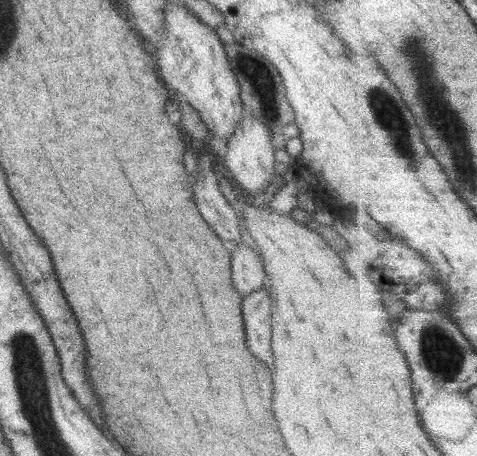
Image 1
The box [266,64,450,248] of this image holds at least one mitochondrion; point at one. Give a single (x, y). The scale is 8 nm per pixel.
(379, 101)

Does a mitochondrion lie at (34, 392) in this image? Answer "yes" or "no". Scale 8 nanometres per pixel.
yes

